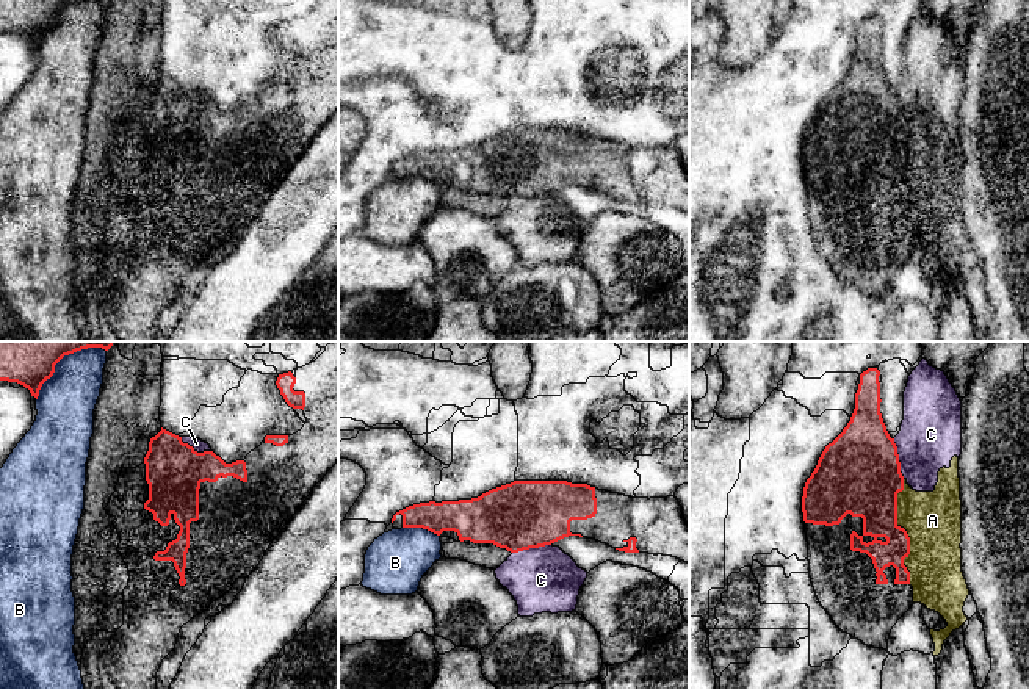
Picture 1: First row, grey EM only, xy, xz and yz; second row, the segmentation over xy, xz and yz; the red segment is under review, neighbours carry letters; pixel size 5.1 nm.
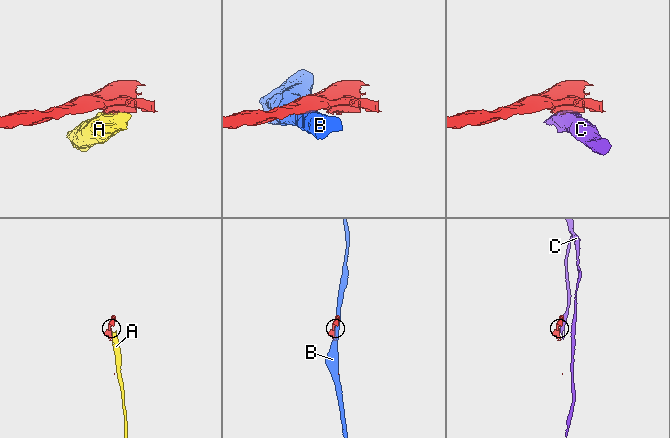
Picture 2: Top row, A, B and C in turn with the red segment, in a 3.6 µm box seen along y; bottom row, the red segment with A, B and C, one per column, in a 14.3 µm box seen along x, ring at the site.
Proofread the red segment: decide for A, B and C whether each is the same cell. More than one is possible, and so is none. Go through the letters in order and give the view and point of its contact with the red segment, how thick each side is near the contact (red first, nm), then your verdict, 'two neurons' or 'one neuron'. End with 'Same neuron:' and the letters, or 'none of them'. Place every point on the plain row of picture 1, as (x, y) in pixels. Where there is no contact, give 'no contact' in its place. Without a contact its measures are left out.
A: yz (906, 180) | 260/300 nm | two neurons
B: xy (54, 21) | 190/300 nm | two neurons
C: yz (898, 108) | 420/320 nm | two neurons
Same neuron: none of them

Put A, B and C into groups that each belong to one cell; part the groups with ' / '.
A C / B

